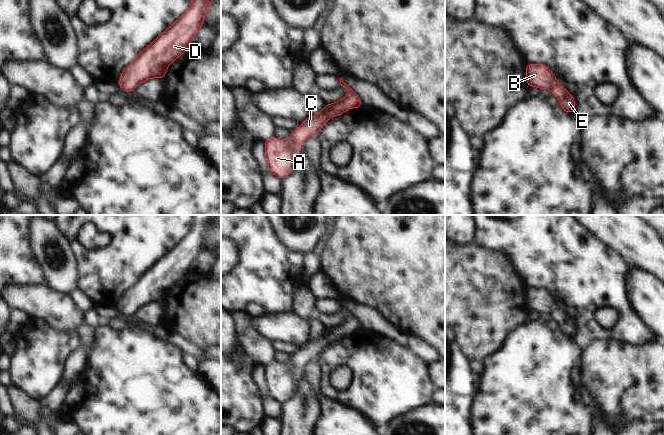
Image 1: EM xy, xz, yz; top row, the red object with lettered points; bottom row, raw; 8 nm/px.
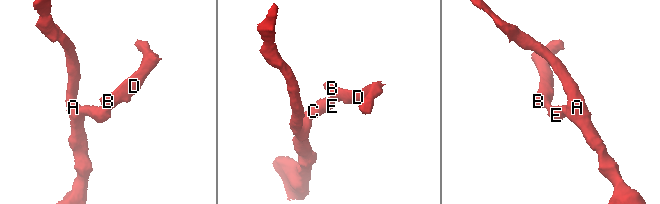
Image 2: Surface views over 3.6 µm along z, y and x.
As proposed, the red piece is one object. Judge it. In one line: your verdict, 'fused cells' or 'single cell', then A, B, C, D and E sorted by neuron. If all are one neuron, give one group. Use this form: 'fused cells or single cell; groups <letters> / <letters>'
single cell; groups A B C D E

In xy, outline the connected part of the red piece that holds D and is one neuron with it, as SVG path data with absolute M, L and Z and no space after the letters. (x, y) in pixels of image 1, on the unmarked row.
M193 215L190 231L122 295L118 308L123 316L133 316L140 307L150 302L163 303L165 301L167 291L187 274L191 263L203 249L205 238L213 223L214 215Z

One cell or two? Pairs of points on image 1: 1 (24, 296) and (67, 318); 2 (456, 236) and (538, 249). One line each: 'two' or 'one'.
1: one
2: two

